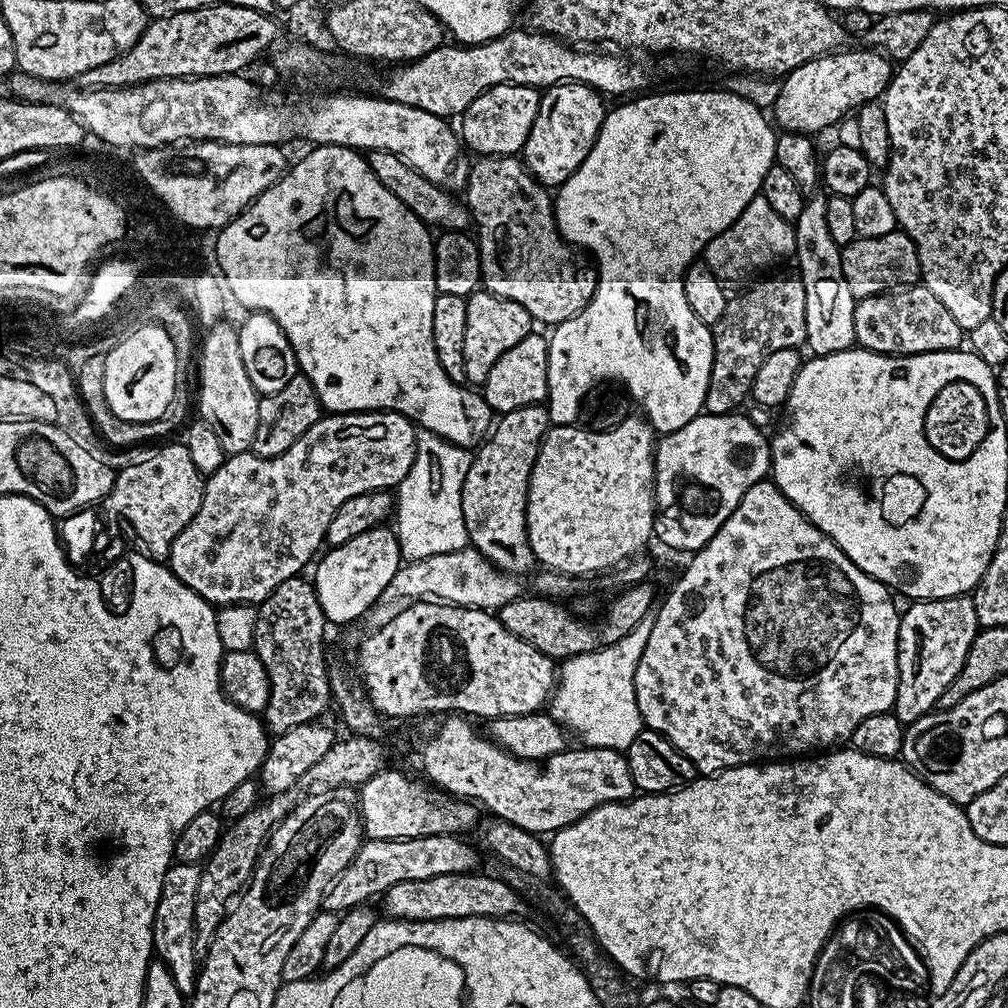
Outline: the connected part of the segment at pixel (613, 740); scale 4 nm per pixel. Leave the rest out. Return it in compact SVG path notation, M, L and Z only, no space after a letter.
M649 614L630 630L618 642L605 644L595 652L583 652L577 656L569 656L558 668L558 683L550 697L550 715L569 733L581 736L583 743L590 748L614 748L626 750L634 738L642 731L642 721L636 691L634 690L634 670L638 670L638 662L642 658L642 650L646 650L646 641L650 639L650 630L654 630L655 615Z

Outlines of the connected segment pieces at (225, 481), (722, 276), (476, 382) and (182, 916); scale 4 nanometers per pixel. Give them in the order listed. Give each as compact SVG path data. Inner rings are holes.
M340 410L335 414L321 415L320 420L314 422L314 426L310 426L310 430L306 430L306 434L302 434L302 438L298 438L298 442L294 442L294 446L290 446L290 450L286 450L282 454L267 458L255 455L251 451L229 455L225 459L224 464L218 466L218 470L204 480L204 497L198 506L198 514L194 514L194 518L182 530L182 534L178 534L178 538L174 538L172 548L168 551L167 567L172 569L174 575L181 582L186 586L190 586L190 590L197 592L203 600L208 601L213 606L227 606L229 604L258 606L282 582L286 582L292 576L301 575L305 571L303 568L308 563L308 567L313 563L317 552L312 544L321 543L323 545L325 543L326 533L330 526L330 518L334 518L334 514L342 506L342 502L350 502L350 498L361 496L367 492L383 492L395 489L408 477L410 466L414 466L417 435L417 425L401 412L391 410L346 412Z
M756 195L738 214L738 218L726 230L722 230L702 253L703 263L725 285L743 285L763 277L775 264L791 257L796 250L796 229L786 218L780 215L766 202L766 198ZM764 272L764 273L763 273ZM756 276L756 277L755 277ZM743 280L748 280L744 281Z
M473 292L466 299L466 342L462 345L462 358L466 362L465 381L472 386L483 386L494 362L498 362L510 346L522 342L522 338L526 338L533 328L532 316L518 306L518 302L510 302L510 298L496 296L493 292Z
M174 862L162 878L162 890L158 906L154 910L152 923L152 950L155 959L161 960L174 974L174 982L185 998L196 991L198 975L198 953L196 951L196 931L194 930L194 898L198 898L200 864Z

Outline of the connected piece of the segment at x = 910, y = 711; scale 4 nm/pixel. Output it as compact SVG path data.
M971 595L952 596L948 600L917 600L907 606L908 609L903 609L898 630L898 690L894 705L896 716L905 726L927 716L939 705L942 690L946 690L946 686L954 682L958 670L962 670L962 662L966 662L966 654L978 631Z

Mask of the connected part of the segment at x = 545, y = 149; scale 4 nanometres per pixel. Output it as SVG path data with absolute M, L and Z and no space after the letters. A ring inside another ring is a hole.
M575 82L556 84L541 95L538 114L534 126L530 126L522 153L522 163L533 180L549 190L556 190L574 174L574 170L578 170L578 166L582 166L604 121L604 103L605 97L595 88Z

